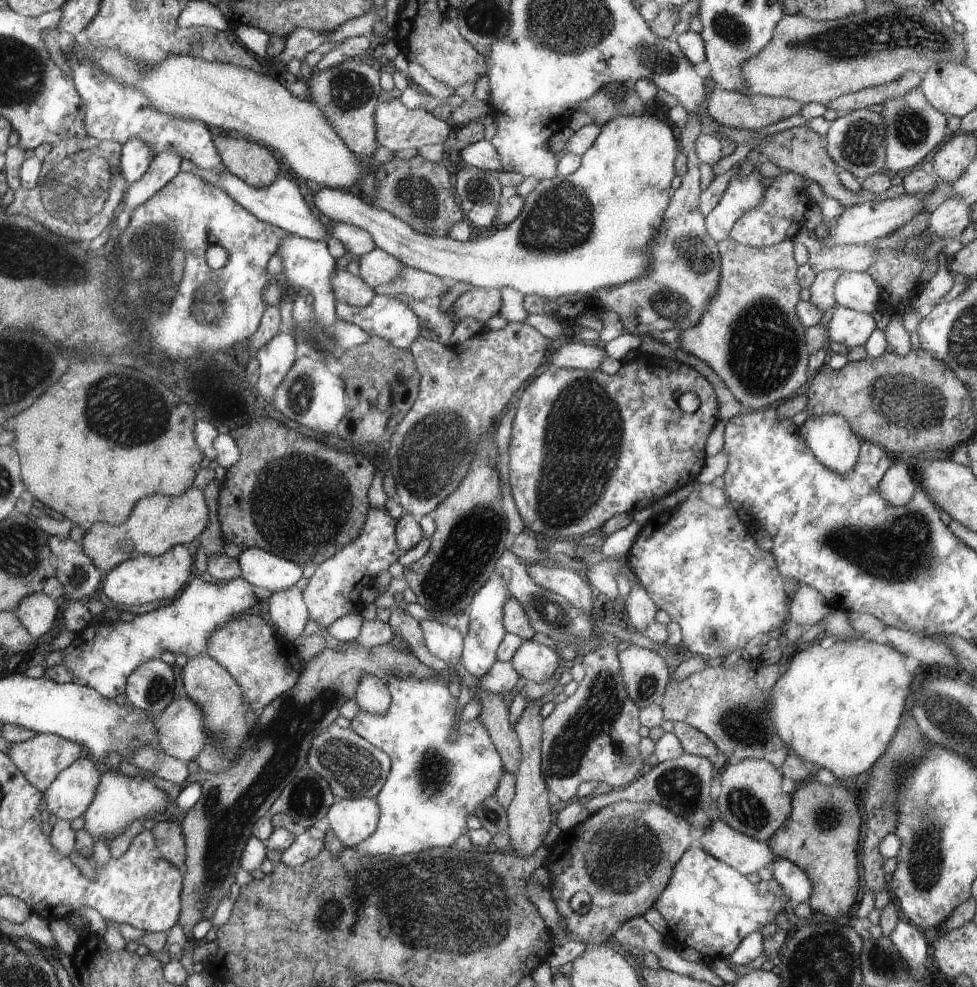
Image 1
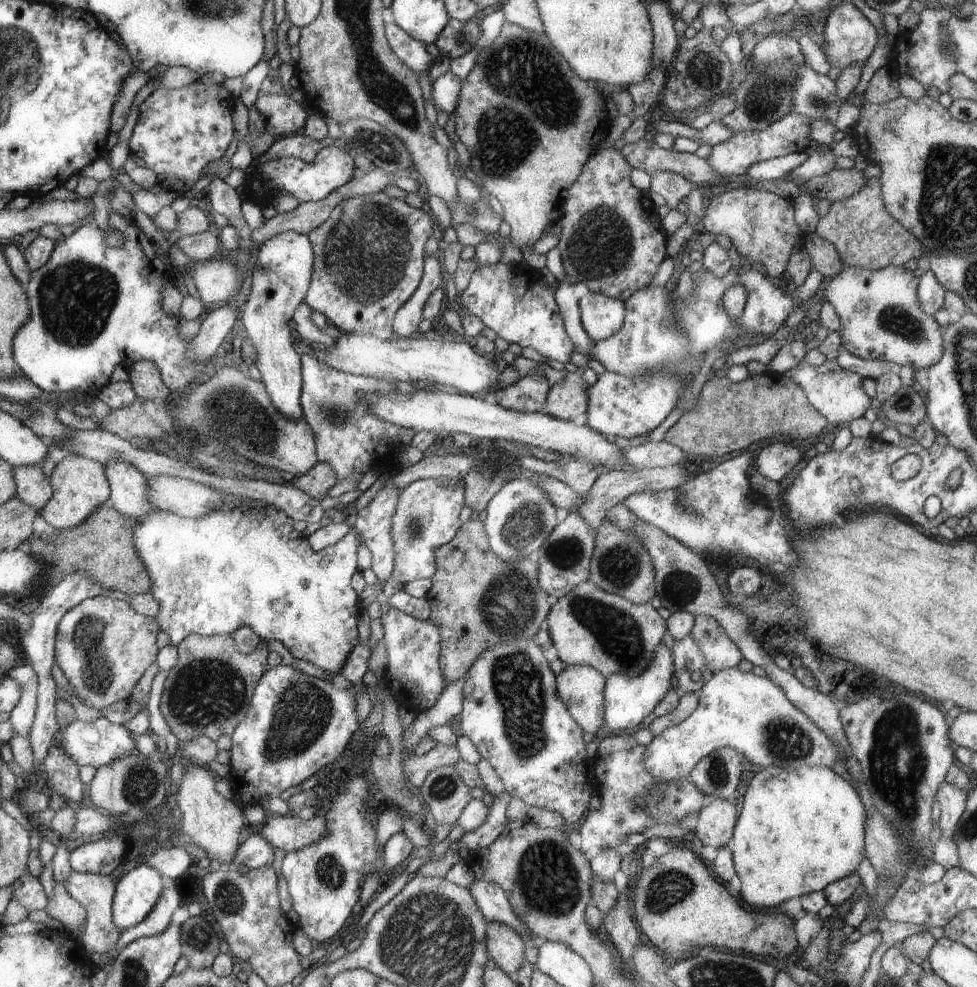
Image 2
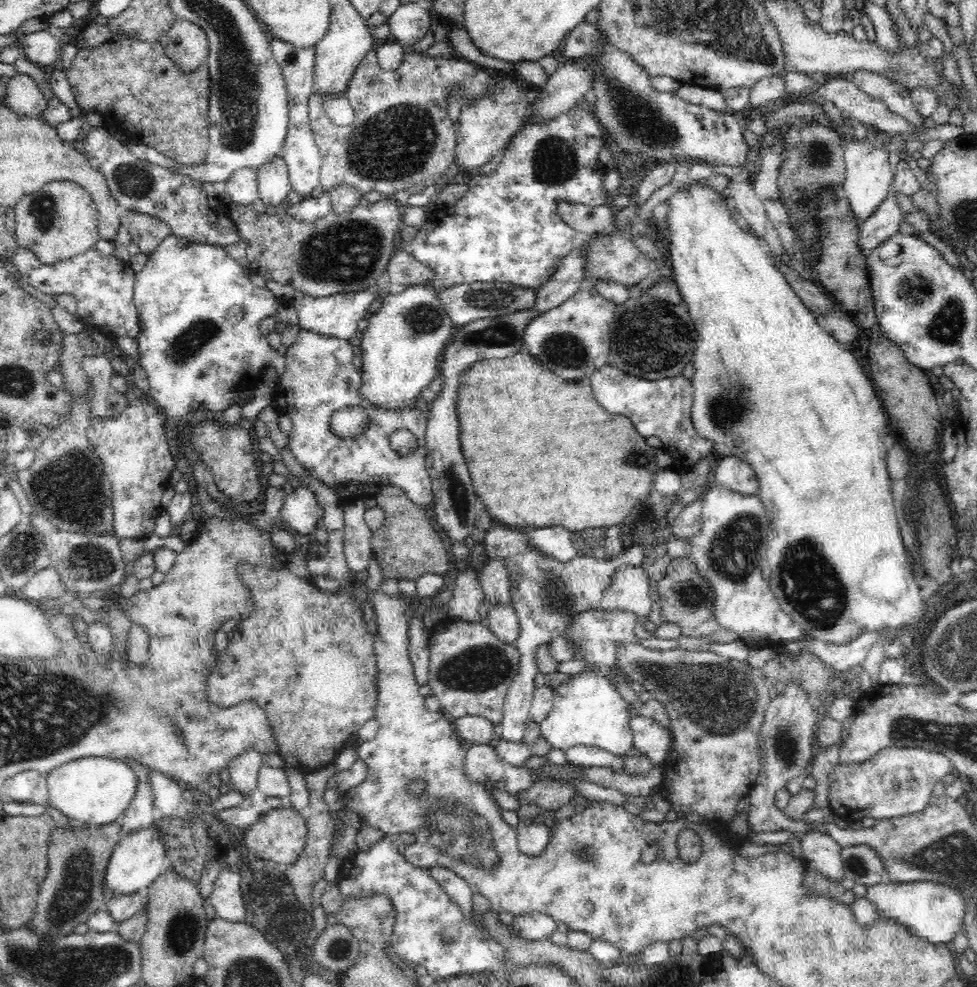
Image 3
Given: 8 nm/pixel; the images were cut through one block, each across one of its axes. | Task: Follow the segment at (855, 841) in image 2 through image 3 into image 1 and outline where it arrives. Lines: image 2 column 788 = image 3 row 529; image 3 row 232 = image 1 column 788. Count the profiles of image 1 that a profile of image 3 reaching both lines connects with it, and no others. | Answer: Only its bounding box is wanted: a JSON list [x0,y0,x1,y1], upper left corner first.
[769,637,912,783]

